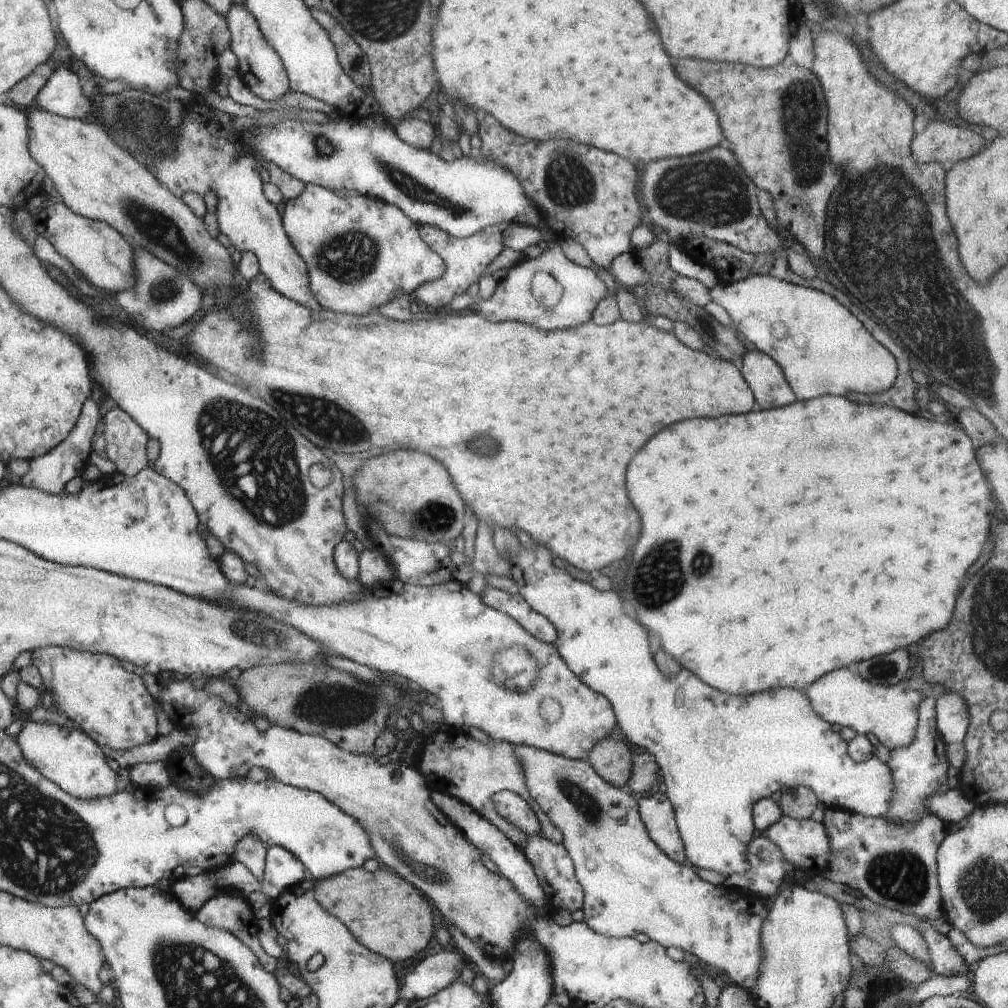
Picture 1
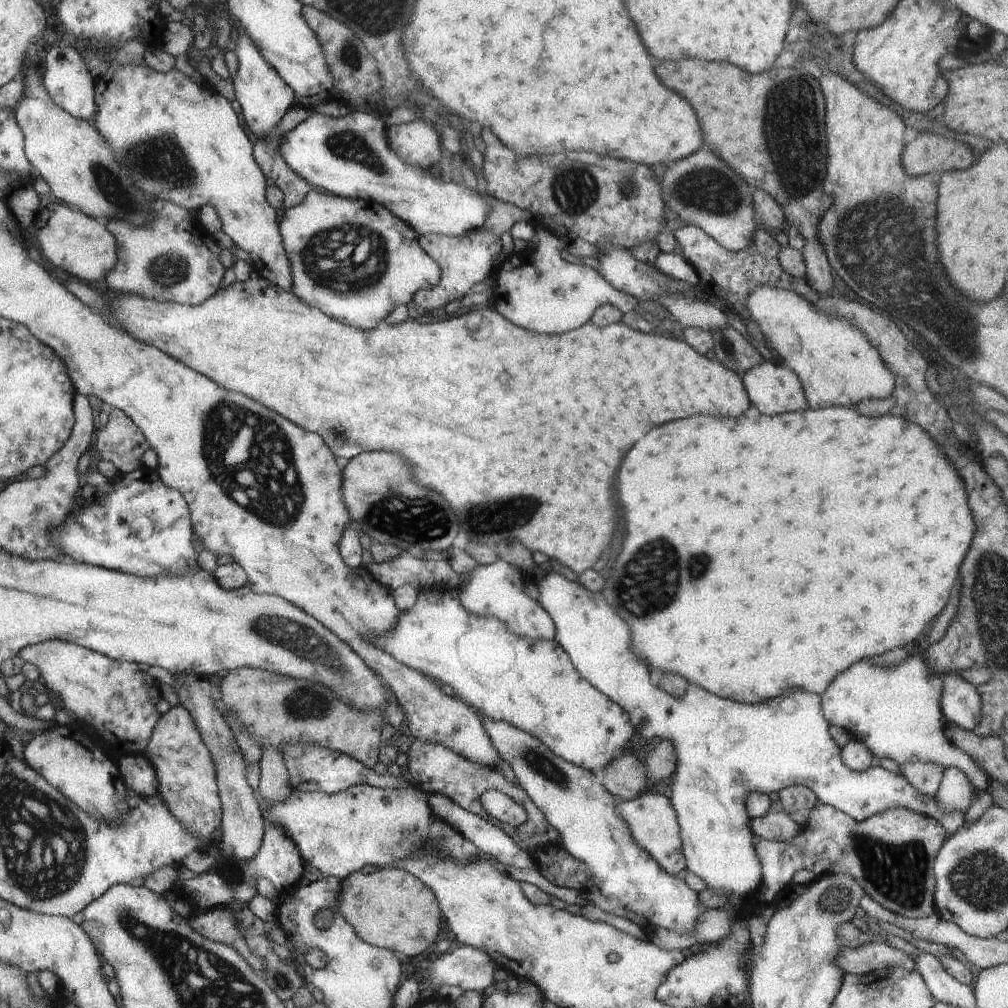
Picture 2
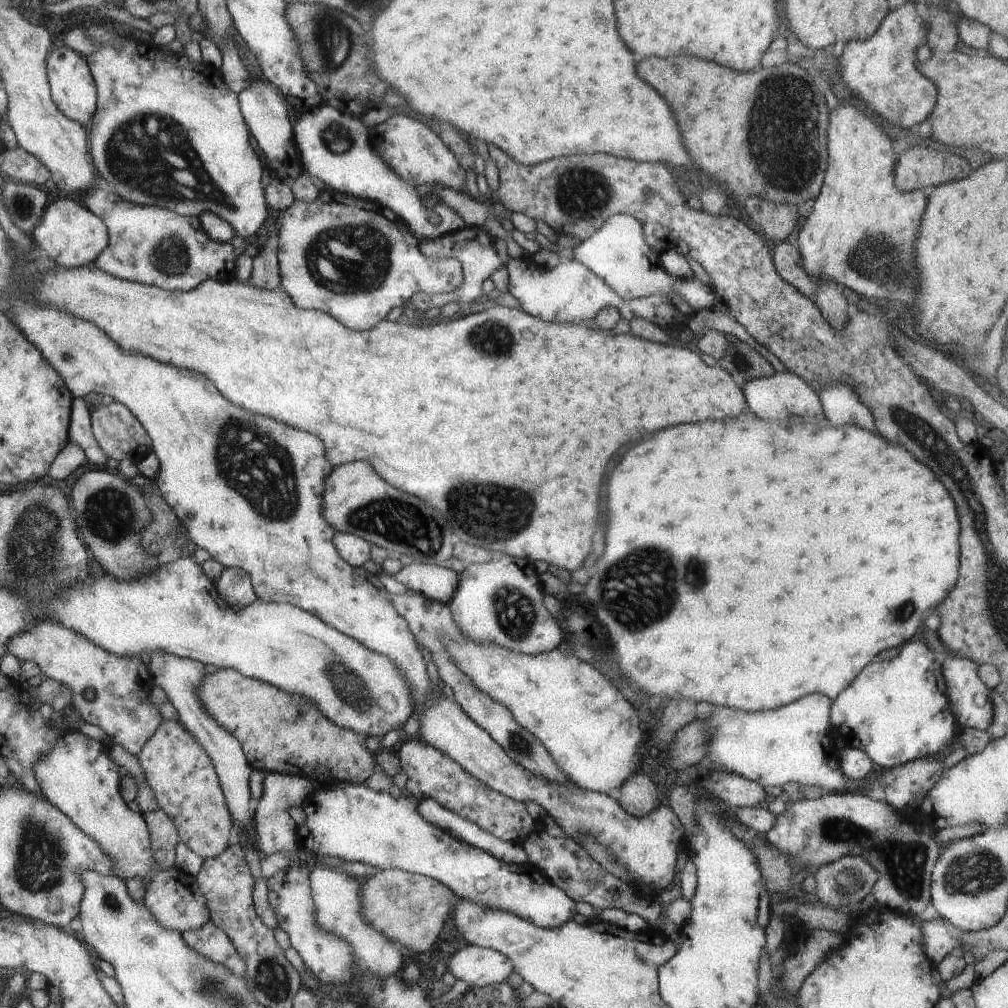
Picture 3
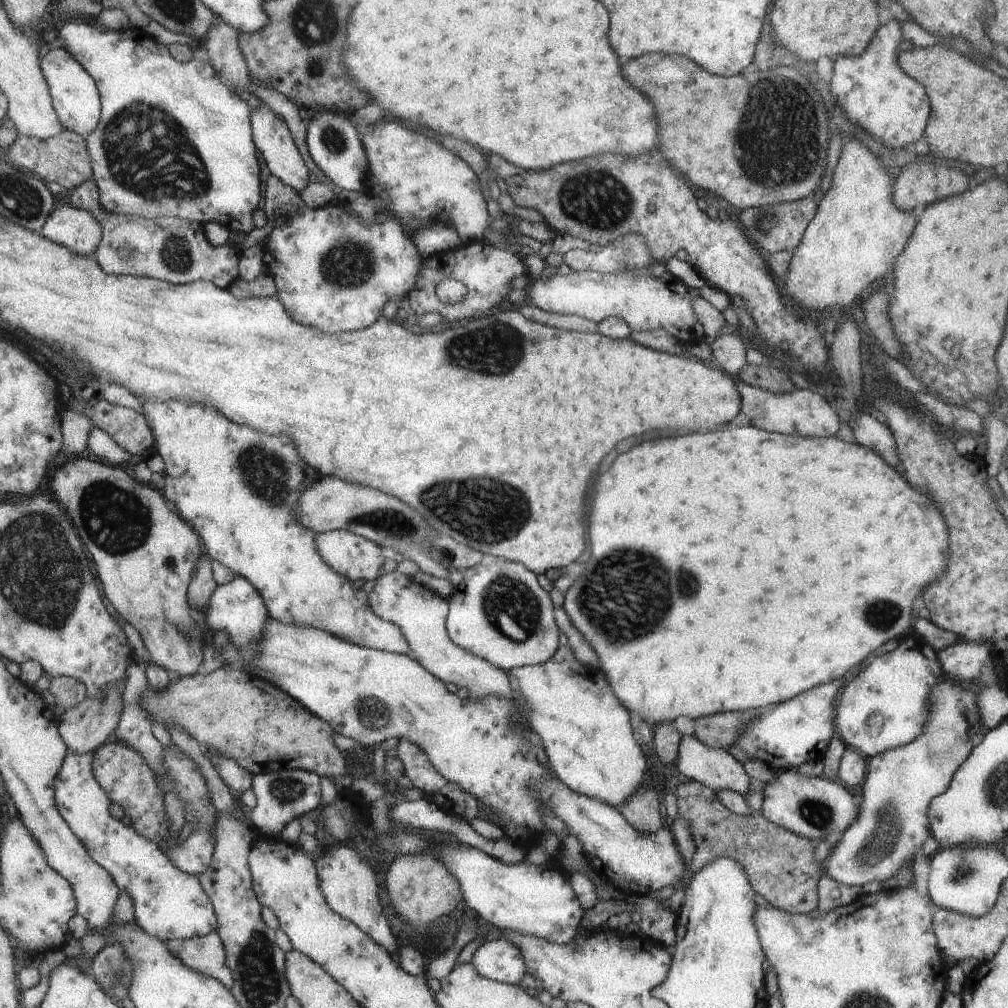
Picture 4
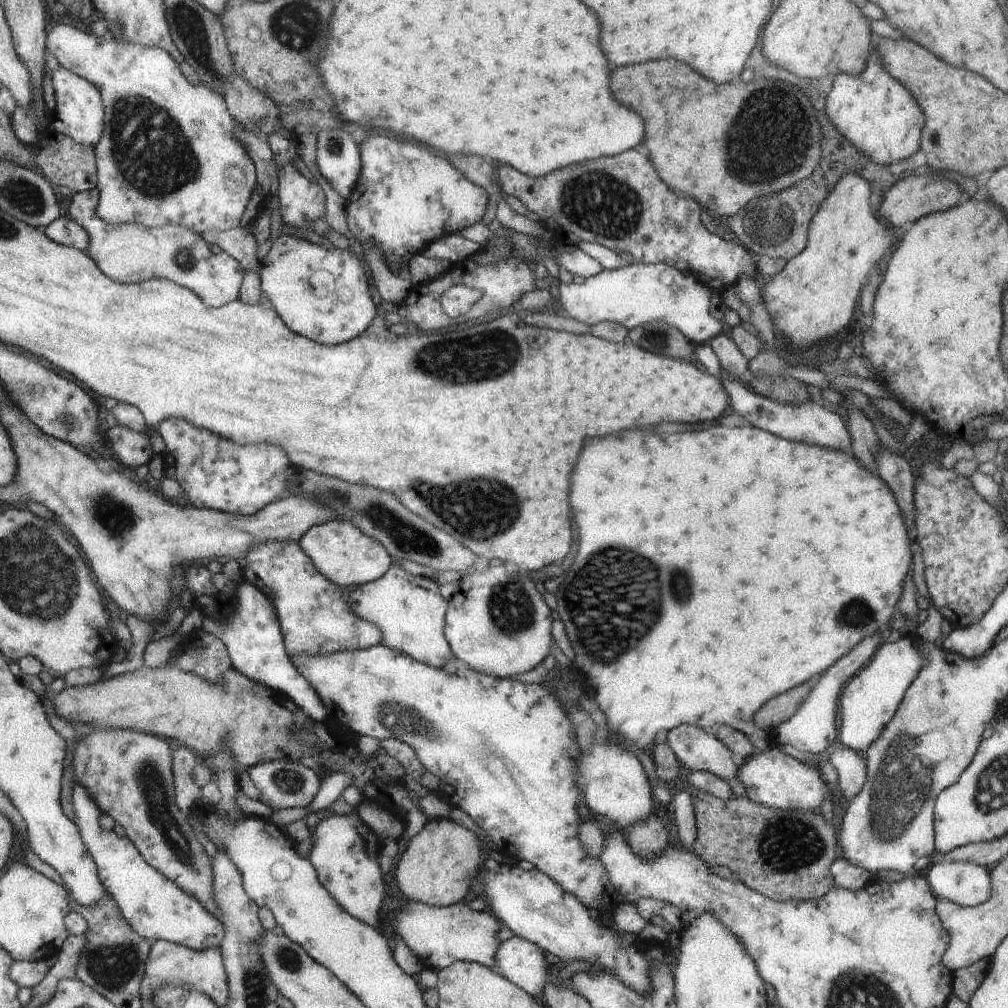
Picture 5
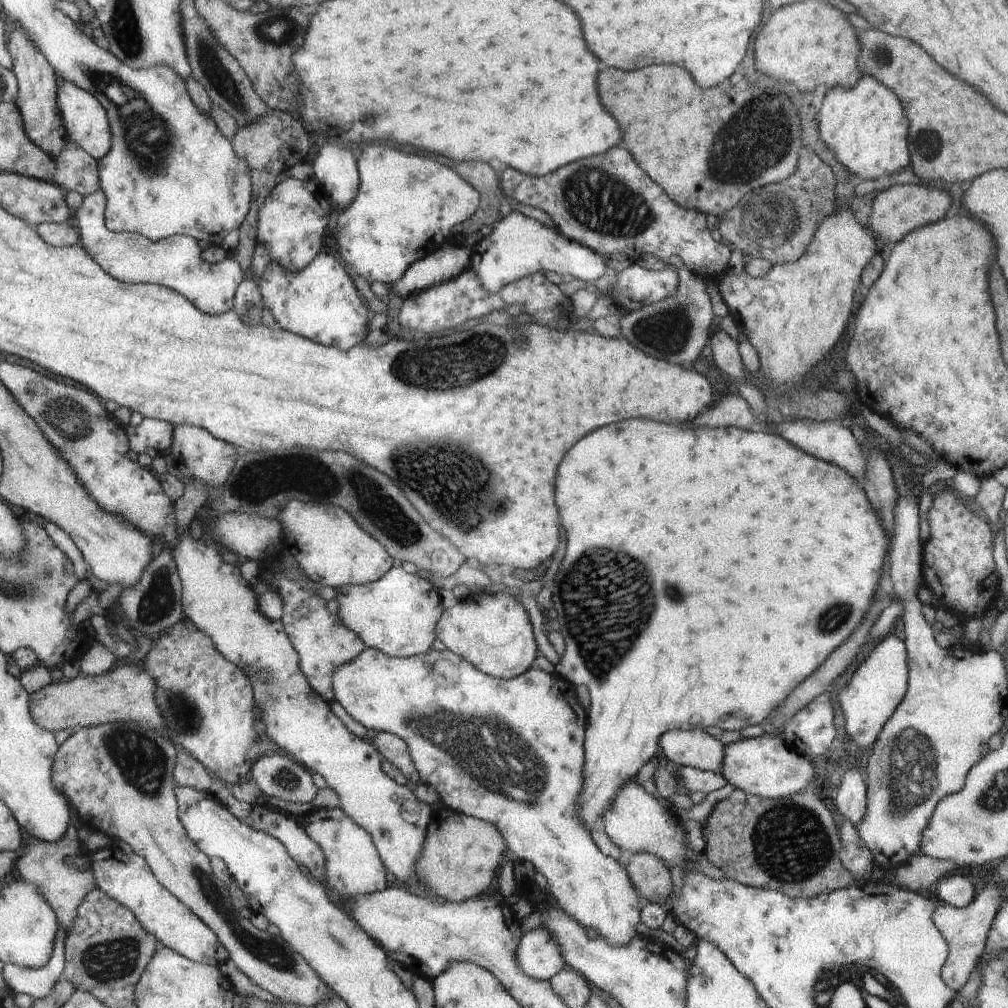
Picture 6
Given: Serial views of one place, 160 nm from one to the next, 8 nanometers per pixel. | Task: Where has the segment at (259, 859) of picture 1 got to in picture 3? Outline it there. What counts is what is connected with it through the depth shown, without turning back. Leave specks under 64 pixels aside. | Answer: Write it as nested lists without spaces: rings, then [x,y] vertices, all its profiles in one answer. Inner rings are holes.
[[[152,652],[150,656],[152,656],[152,660],[147,666],[148,672],[154,678],[155,685],[164,690],[172,705],[176,707],[179,720],[198,738],[198,742],[206,750],[215,769],[233,824],[240,828],[242,834],[254,835],[255,810],[250,808],[252,796],[249,790],[249,777],[253,768],[250,767],[241,745],[232,736],[232,732],[222,728],[222,724],[218,724],[218,720],[214,720],[214,716],[210,716],[208,708],[204,708],[204,704],[198,696],[200,694],[198,688],[200,688],[202,680],[207,678],[205,666],[194,660],[172,656],[168,652]]]

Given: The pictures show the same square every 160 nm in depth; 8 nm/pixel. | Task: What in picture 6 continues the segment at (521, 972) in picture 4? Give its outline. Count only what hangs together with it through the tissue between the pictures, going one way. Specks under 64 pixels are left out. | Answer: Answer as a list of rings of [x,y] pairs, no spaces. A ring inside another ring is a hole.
[[[544,926],[521,936],[517,961],[527,975],[543,981],[549,981],[562,969],[568,968],[560,943]]]

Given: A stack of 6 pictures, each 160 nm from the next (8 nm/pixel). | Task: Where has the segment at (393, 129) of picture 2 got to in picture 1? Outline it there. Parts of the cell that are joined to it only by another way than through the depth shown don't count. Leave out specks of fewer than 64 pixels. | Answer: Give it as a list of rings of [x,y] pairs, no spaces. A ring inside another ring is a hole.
[[[406,116],[400,121],[392,123],[395,134],[400,140],[407,142],[414,148],[430,151],[430,146],[437,135],[437,129],[430,122]]]

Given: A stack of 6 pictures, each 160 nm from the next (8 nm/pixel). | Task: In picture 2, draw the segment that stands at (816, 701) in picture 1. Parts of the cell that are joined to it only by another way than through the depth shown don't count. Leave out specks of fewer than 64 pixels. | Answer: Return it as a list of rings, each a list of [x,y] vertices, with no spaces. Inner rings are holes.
[[[912,653],[895,667],[881,667],[870,664],[869,659],[857,662],[847,668],[827,686],[821,694],[822,714],[829,724],[844,728],[851,738],[865,744],[876,761],[880,758],[896,760],[898,764],[906,763],[936,763],[945,769],[956,767],[966,773],[970,782],[978,790],[986,790],[989,779],[986,771],[978,765],[961,748],[945,737],[945,716],[940,708],[940,697],[943,691],[942,675],[936,672],[925,661],[923,655]]]

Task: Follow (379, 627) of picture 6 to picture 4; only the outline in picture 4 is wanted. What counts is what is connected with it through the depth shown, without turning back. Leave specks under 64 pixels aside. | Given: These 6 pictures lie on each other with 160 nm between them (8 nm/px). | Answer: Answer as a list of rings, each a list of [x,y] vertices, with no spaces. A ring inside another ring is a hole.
[[[393,571],[380,575],[372,591],[367,594],[370,610],[382,620],[390,621],[402,631],[410,652],[430,674],[443,683],[452,682],[460,689],[469,690],[470,697],[496,695],[513,699],[508,675],[483,658],[474,656],[470,651],[460,648],[450,640],[446,621],[449,613],[449,601],[442,599],[433,590],[422,586],[401,572]]]

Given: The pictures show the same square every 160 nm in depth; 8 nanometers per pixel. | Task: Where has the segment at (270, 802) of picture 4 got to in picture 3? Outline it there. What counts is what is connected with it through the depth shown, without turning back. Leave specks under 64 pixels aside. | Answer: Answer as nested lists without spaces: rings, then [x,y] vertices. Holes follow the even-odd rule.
[[[270,772],[264,778],[263,788],[262,797],[254,814],[256,848],[263,857],[278,852],[288,853],[290,866],[300,866],[300,860],[298,860],[299,846],[296,836],[297,825],[288,814],[288,806],[308,806],[314,797],[314,786],[306,773],[289,775],[288,773]]]

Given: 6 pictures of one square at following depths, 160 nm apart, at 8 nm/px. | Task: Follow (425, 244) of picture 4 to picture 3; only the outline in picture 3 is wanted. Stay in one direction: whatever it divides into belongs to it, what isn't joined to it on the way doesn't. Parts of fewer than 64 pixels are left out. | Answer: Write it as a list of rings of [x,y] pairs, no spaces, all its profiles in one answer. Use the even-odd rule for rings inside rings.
[[[322,105],[318,108],[312,108],[309,112],[302,113],[300,119],[293,123],[293,142],[299,151],[301,166],[310,176],[320,179],[325,187],[332,191],[366,201],[373,201],[384,206],[410,228],[410,232],[418,238],[419,242],[433,240],[465,229],[464,220],[453,208],[450,210],[450,207],[446,204],[436,202],[436,210],[432,210],[421,202],[422,194],[420,194],[420,190],[414,188],[414,184],[410,184],[410,180],[398,176],[398,172],[394,172],[394,168],[390,168],[382,160],[382,156],[378,156],[378,152],[370,141],[369,130],[370,128],[363,127],[360,118],[344,114],[328,105]]]

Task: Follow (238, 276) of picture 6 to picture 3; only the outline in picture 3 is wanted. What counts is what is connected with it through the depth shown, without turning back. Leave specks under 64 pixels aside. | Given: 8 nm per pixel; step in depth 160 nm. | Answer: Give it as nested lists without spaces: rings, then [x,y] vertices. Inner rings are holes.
[[[101,186],[84,194],[82,206],[100,218],[108,230],[108,246],[94,266],[114,278],[156,286],[167,291],[190,292],[206,280],[236,279],[233,247],[211,240],[190,217],[156,206],[138,206],[110,194]]]

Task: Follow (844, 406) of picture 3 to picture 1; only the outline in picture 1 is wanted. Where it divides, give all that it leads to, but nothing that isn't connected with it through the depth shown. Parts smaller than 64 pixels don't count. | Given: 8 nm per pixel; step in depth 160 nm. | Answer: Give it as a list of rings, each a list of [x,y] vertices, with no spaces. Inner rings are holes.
[[[754,275],[734,284],[718,283],[709,295],[712,303],[728,312],[738,332],[781,366],[797,400],[810,400],[824,395],[844,397],[848,392],[886,392],[896,380],[897,362],[890,351],[864,328],[850,310],[846,310],[838,300],[826,293],[796,286],[770,275]],[[778,322],[787,328],[786,336],[780,340],[772,336],[772,328]]]

